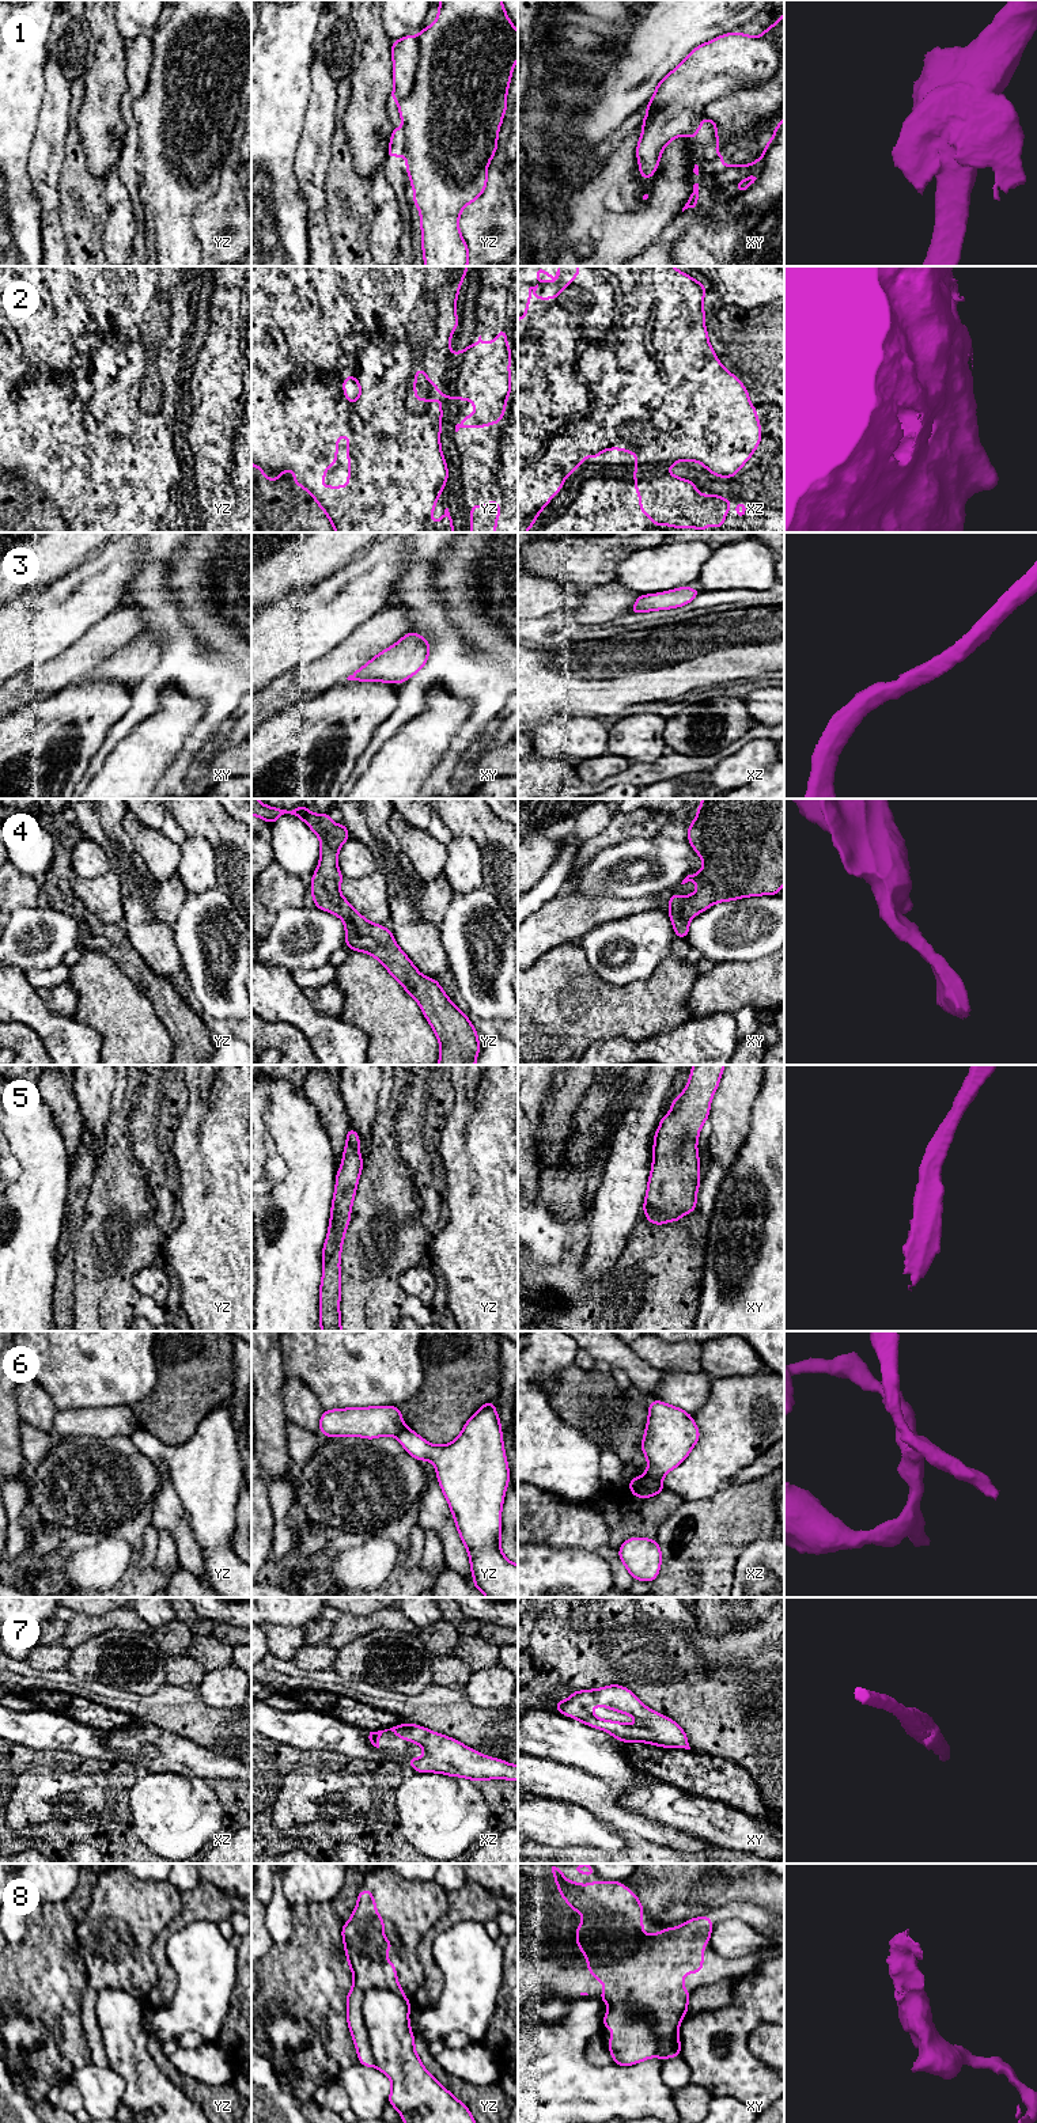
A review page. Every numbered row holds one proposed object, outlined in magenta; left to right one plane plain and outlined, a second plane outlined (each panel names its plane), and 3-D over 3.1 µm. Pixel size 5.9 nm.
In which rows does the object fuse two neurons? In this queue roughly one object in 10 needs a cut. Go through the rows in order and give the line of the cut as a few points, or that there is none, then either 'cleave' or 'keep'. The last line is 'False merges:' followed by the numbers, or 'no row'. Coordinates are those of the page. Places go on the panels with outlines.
1: xy (783, 59), (764, 82), (712, 99), (703, 118) | cleave
2: xz (636, 450), (658, 438), (661, 440), (661, 457), (677, 462) | cleave
3: no cut | keep
4: no cut | keep
5: no cut | keep
6: xz (644, 1475), (661, 1482) | cleave
7: no cut | keep
8: yz (402, 1994), (377, 1989), (366, 1993), (362, 2023), (367, 2043) | cleave
False merges: 1, 2, 6, 8

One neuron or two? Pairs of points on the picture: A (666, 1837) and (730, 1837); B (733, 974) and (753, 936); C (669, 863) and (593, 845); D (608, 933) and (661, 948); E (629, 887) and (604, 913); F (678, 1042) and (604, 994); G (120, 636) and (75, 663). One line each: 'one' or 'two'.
A: two
B: two
C: two
D: one
E: two
F: two
G: one

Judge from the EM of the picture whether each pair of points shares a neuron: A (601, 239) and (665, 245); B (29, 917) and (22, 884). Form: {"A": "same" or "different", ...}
{"A": "different", "B": "different"}

